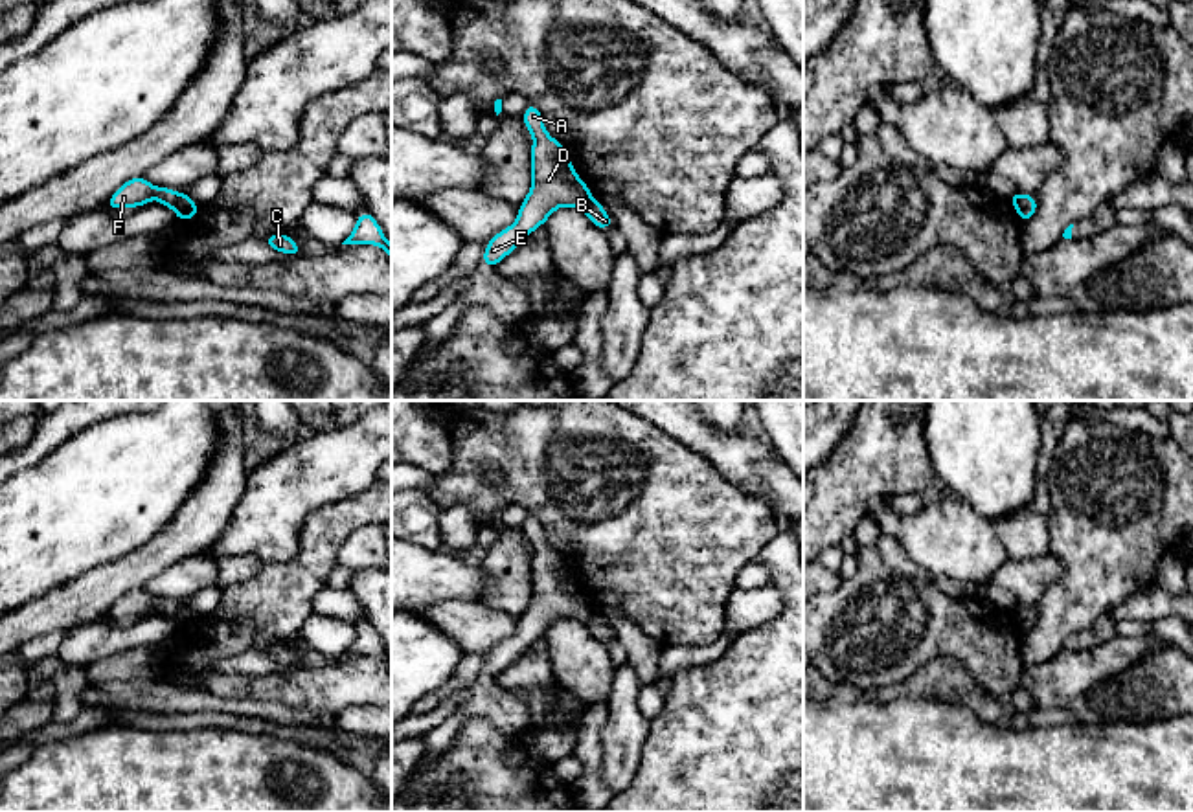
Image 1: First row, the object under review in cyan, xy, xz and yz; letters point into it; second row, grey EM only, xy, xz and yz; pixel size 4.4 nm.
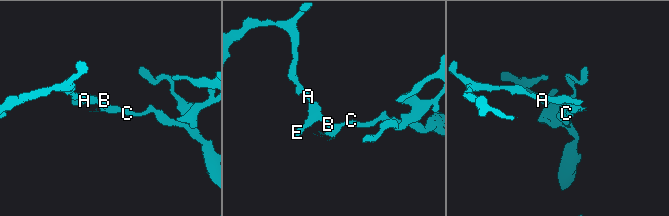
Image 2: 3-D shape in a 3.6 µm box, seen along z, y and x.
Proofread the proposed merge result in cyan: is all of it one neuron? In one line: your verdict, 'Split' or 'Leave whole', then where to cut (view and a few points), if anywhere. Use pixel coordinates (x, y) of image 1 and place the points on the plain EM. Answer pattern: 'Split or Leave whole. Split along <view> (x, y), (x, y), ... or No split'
Split. Split along xy (181, 605), (173, 620)

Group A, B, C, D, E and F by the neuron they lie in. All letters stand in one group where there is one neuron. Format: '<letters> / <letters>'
A D E F / B C

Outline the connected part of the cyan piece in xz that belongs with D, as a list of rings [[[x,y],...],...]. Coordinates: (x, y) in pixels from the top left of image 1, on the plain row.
[[[528,514],[522,533],[533,547],[529,579],[533,593],[528,608],[520,614],[517,632],[485,656],[482,672],[493,680],[518,658],[522,648],[542,637],[555,621],[570,617],[586,625],[594,612],[564,558],[546,544],[540,522]]]

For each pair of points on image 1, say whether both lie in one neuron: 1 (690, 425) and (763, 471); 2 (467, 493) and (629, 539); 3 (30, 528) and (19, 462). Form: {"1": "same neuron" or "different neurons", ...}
{"1": "same neuron", "2": "same neuron", "3": "different neurons"}

